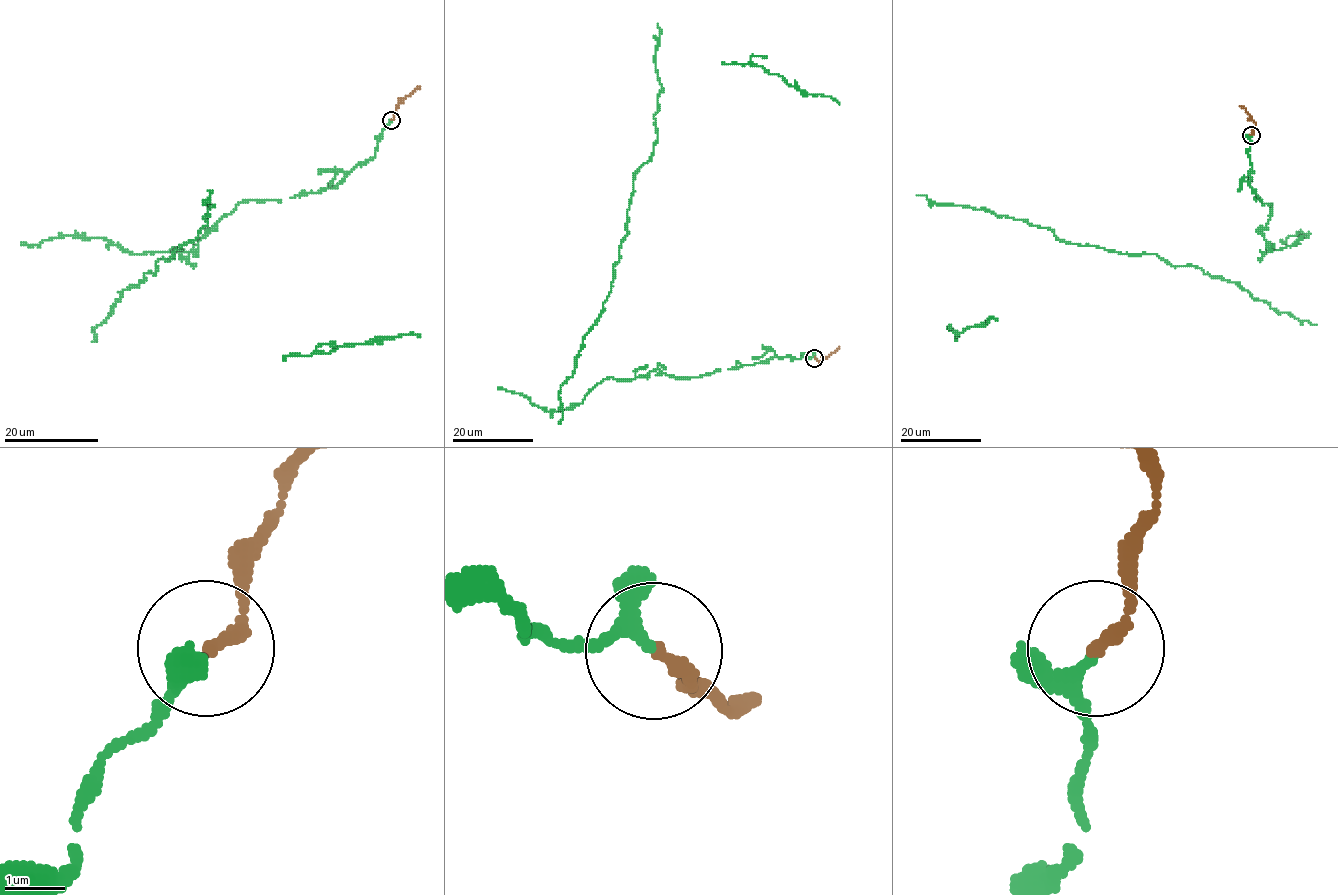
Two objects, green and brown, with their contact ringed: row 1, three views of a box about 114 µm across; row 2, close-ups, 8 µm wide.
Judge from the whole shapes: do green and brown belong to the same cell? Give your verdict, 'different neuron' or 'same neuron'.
same neuron

